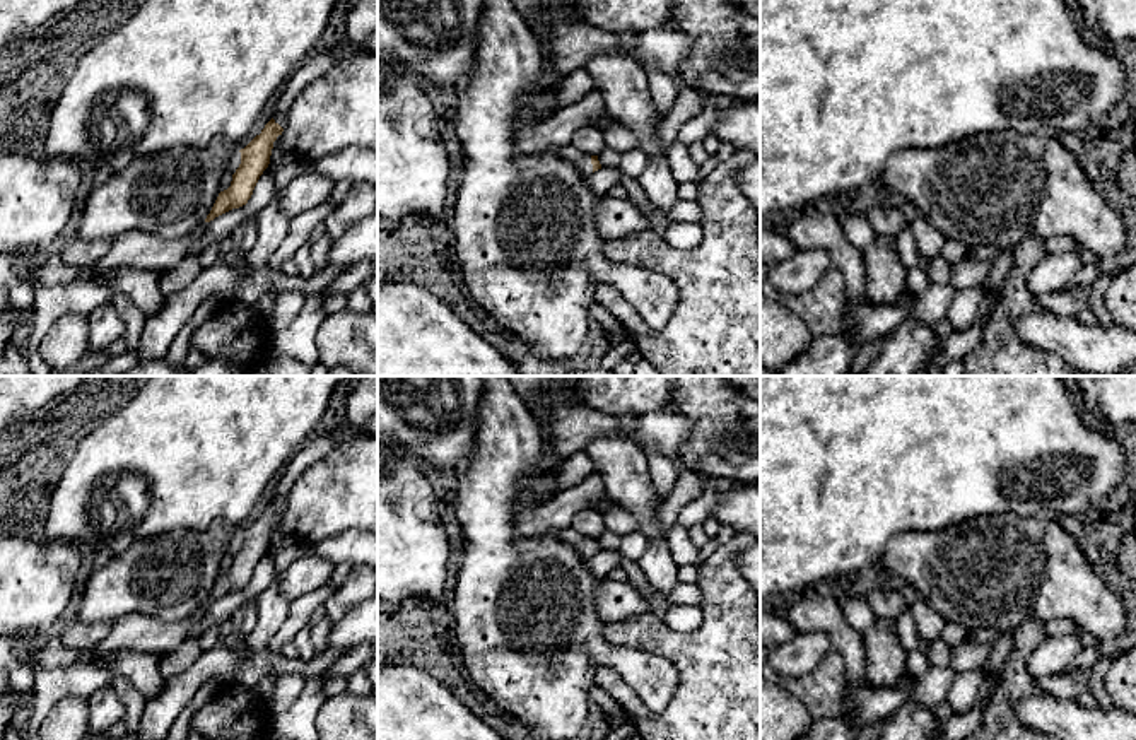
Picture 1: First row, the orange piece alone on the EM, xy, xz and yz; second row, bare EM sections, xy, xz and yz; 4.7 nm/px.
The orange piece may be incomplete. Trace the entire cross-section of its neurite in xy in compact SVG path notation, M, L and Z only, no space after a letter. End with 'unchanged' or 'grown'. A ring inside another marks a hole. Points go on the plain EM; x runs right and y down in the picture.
M272 501L261 516L239 533L241 547L232 557L231 569L219 576L205 605L248 586L260 559L270 547L273 525L282 514L284 511Z | unchanged

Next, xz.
M572 526L564 530L550 530L547 533L574 547L584 561L601 552L598 538L589 538Z | grown

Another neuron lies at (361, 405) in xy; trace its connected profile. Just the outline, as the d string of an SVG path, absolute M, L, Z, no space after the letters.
M360 376L345 403L350 424L360 427L378 412L378 376Z

